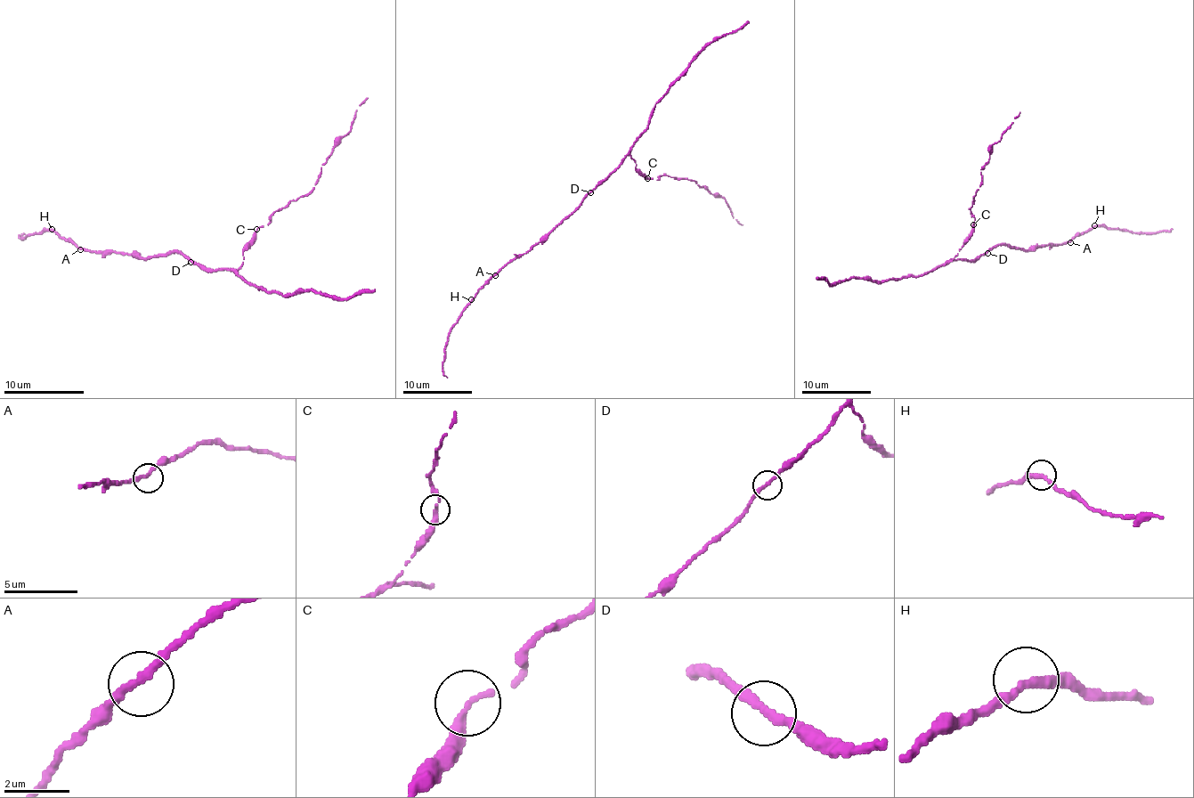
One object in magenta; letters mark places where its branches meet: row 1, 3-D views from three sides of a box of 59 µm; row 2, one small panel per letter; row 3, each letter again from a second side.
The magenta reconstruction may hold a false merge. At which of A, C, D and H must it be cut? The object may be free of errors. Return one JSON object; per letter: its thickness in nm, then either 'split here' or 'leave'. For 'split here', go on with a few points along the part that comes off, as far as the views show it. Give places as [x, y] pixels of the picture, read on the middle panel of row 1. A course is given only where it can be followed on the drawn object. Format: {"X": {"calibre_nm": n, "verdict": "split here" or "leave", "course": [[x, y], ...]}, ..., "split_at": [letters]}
{"A": {"calibre_nm": 260, "verdict": "leave"}, "C": {"calibre_nm": 260, "verdict": "leave"}, "D": {"calibre_nm": 280, "verdict": "leave"}, "H": {"calibre_nm": 280, "verdict": "leave"}, "split_at": []}

